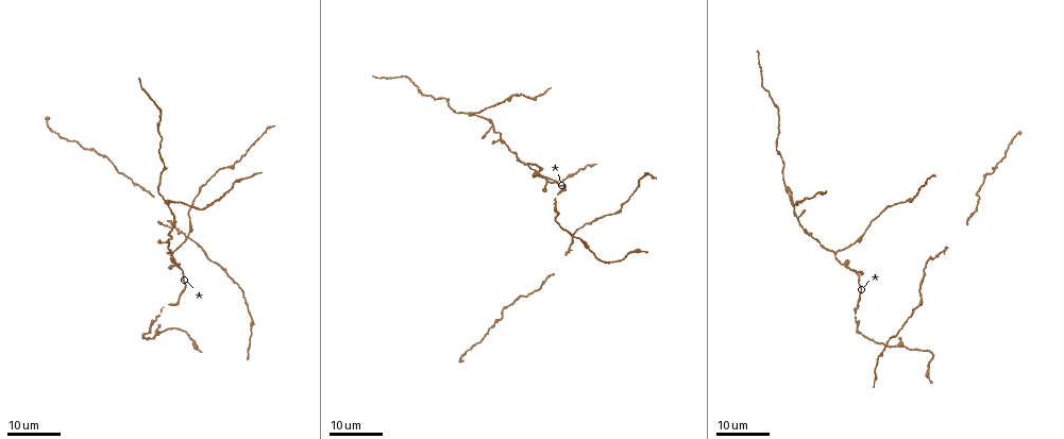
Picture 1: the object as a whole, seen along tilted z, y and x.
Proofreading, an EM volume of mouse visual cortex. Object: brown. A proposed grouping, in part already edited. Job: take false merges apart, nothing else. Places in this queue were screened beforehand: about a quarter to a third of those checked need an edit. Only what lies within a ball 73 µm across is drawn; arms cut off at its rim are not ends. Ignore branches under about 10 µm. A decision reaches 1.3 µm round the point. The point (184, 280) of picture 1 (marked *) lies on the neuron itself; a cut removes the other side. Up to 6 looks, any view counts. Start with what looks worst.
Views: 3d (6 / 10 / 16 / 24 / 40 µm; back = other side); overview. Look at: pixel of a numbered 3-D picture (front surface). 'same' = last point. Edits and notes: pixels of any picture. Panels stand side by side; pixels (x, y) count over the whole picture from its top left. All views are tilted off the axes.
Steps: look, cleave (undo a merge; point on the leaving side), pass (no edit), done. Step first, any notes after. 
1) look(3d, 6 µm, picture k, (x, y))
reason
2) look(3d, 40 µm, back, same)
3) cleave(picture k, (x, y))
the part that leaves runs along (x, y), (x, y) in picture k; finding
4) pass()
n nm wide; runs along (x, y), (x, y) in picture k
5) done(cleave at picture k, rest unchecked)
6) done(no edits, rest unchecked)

look(3d, 16 µm, picture 1, (167, 202))
two arms in line, one across

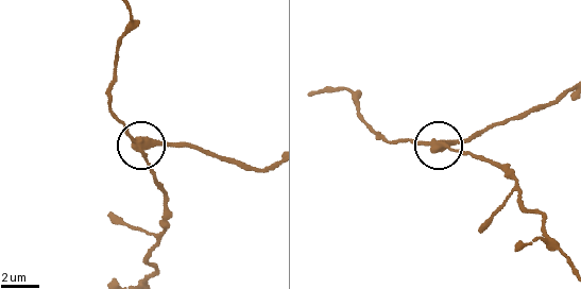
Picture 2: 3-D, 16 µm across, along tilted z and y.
look(3d, 6 µm, picture 2, (150, 142))

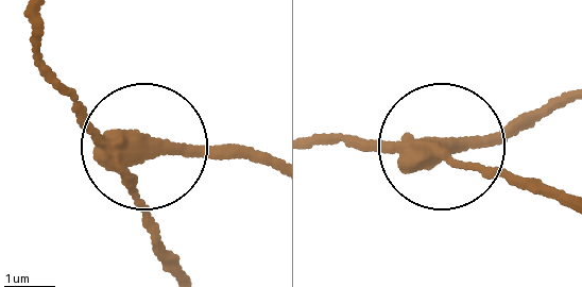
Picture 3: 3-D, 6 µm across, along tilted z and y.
cleave(picture 3, (184, 155))
330 nm wide; the part that leaves runs along (119, 155), (230, 144), (274, 159) in picture 3; a second neuron is stuck on

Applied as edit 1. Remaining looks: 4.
look(3d, 16 µm, picture 1, (526, 163))
a fork

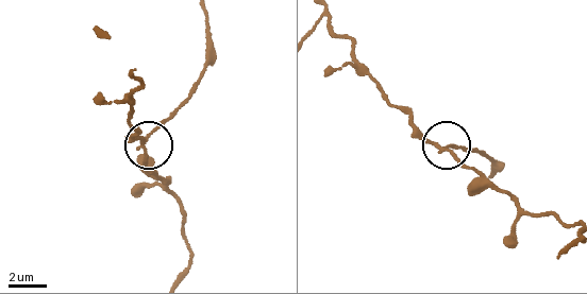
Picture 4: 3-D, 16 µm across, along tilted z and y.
look(3d, 10 µm, picture 4, (143, 142))

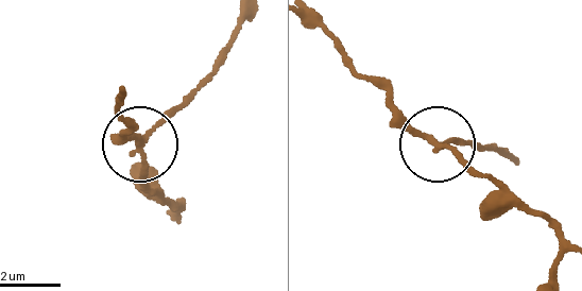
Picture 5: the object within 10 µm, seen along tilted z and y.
cleave(picture 5, (170, 117))
side arm 50 µm; the part that leaves runs along (143, 141), (212, 78), (237, 20) in picture 5; two neurons meet here

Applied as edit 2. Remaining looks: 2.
done(cleave at picture 3, cleave at picture 5, rest unchecked)

